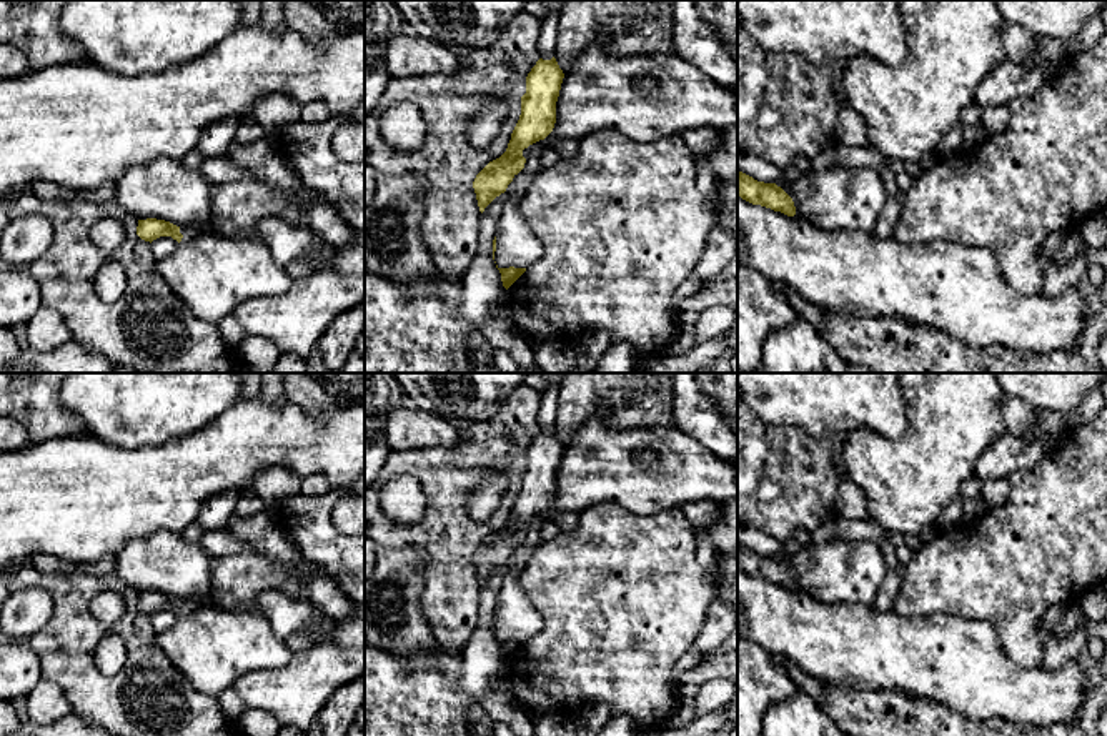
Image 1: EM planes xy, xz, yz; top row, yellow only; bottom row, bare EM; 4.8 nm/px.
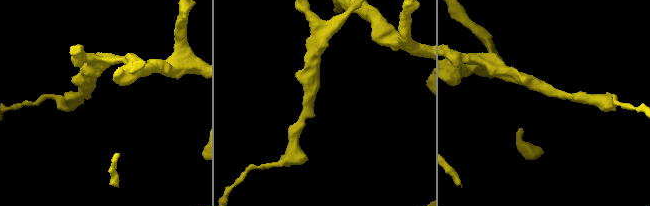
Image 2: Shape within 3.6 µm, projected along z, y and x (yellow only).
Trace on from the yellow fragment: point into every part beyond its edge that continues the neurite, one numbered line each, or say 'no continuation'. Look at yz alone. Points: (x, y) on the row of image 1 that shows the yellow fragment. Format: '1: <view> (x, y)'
no continuation

